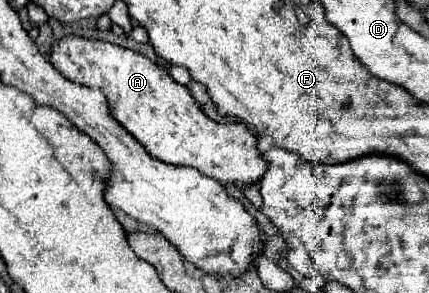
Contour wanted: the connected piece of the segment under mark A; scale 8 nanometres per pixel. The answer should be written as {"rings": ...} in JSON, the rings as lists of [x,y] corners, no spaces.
{"rings":[[[65,36],[59,46],[51,48],[49,62],[67,80],[101,88],[113,116],[123,122],[125,130],[129,130],[157,160],[175,166],[191,166],[217,182],[231,182],[243,188],[253,186],[263,178],[267,160],[257,150],[257,134],[241,122],[237,122],[237,126],[221,126],[209,120],[187,86],[177,84],[167,70],[143,54],[101,40]]]}

